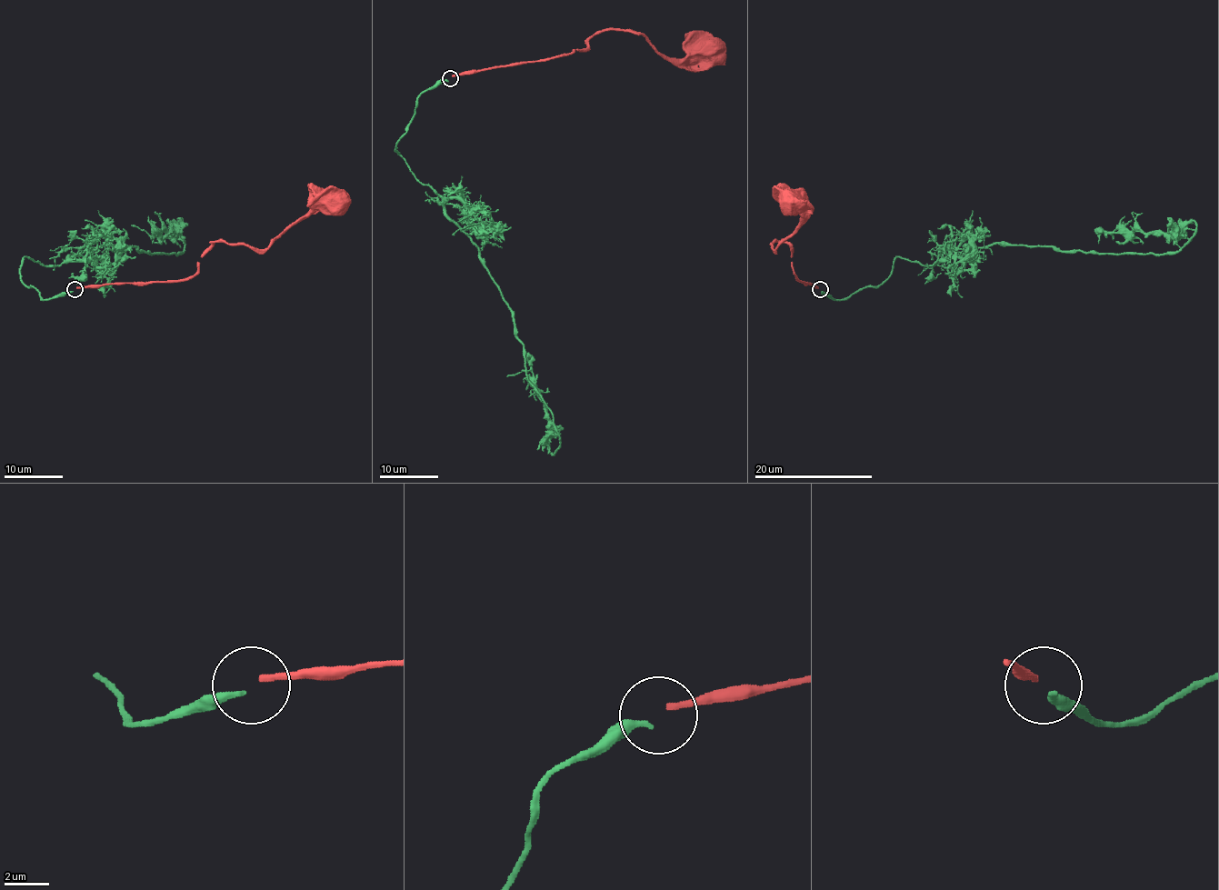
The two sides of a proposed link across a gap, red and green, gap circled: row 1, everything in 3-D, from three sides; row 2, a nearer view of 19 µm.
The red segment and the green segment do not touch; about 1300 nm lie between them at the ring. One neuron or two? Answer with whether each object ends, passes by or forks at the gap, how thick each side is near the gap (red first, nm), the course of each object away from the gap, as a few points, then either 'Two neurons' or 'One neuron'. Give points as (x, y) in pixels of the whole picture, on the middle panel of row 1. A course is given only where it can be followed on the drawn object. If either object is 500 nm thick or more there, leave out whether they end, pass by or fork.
At the ring red ends. At the ring green ends. Thickness 320 nm (red) against 300 nm. Course of red: (452, 76), (565, 56), (609, 29), (641, 33), (668, 59), (684, 59), (710, 44). Course of green: (447, 80), (417, 99), (395, 149), (512, 314), (554, 454), (534, 375), (506, 376). Two neurons

